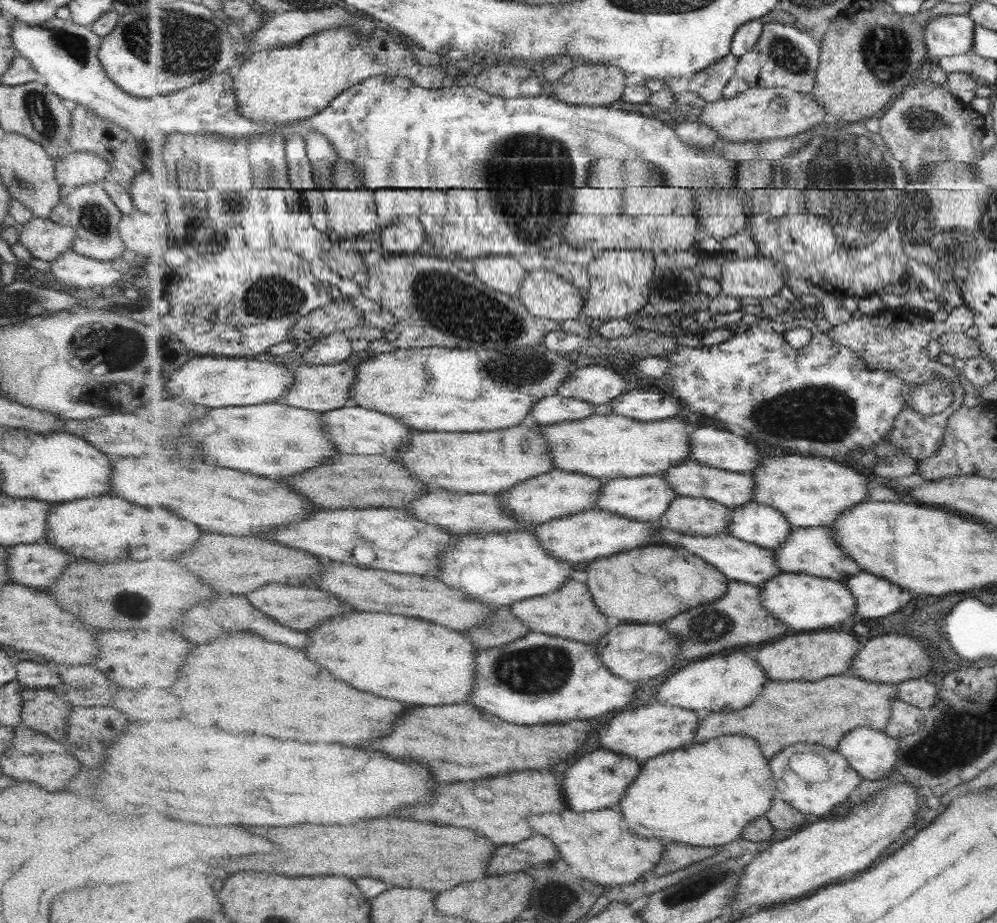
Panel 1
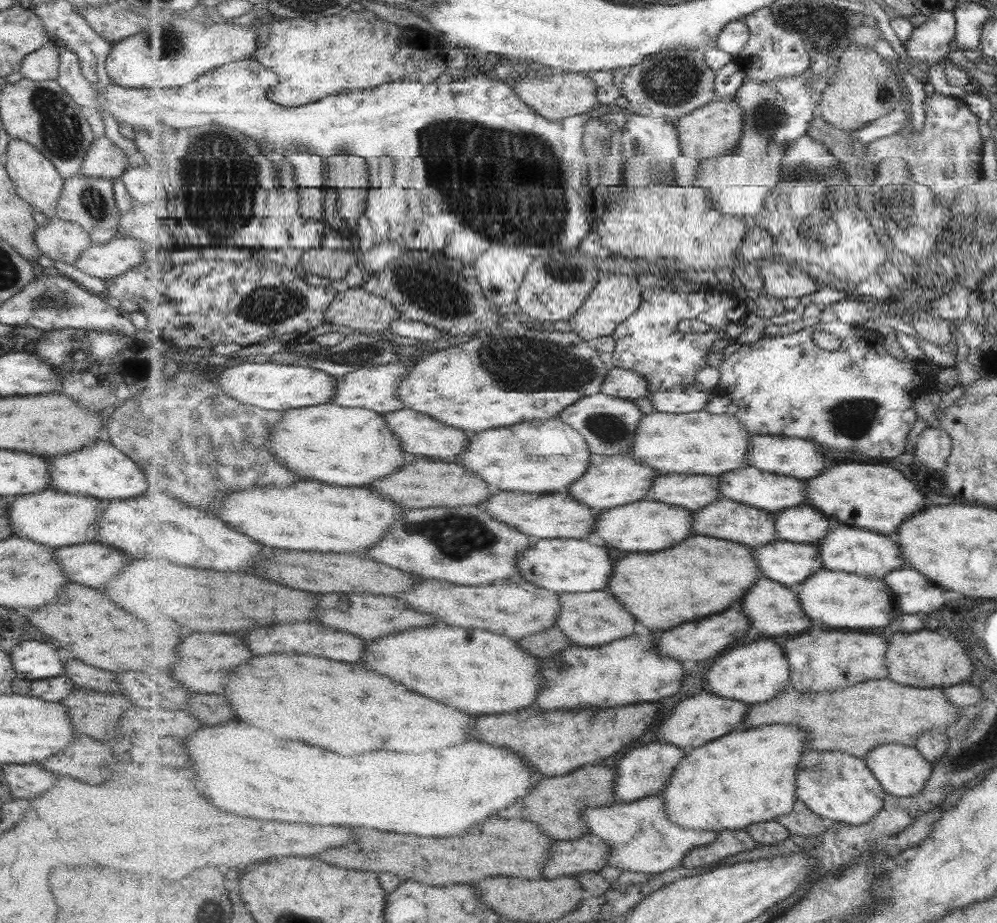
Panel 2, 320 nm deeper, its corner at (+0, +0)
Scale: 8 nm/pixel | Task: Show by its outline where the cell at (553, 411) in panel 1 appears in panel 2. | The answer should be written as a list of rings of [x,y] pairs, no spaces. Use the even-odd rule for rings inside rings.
[[[601,391],[593,396],[585,395],[580,398],[558,417],[563,422],[569,423],[586,438],[592,454],[613,456],[627,454],[633,450],[635,437],[644,414],[633,402],[609,396]]]

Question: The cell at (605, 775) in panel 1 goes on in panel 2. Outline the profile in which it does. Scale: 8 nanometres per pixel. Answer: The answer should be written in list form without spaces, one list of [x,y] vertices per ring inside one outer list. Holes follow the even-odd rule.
[[[653,742],[653,744],[635,748],[629,754],[625,754],[625,758],[622,758],[615,768],[618,774],[614,788],[616,800],[630,803],[645,797],[661,795],[669,781],[672,780],[677,765],[684,760],[686,753],[686,750],[674,744]]]

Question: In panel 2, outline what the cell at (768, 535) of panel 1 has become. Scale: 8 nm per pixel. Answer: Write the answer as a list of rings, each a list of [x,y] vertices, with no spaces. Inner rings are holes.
[[[803,504],[776,513],[776,529],[779,539],[817,545],[833,527],[827,515],[816,506]]]

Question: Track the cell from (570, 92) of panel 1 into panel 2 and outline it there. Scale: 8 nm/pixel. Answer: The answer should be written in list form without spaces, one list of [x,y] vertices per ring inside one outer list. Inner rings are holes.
[[[555,71],[552,75],[544,77],[518,78],[512,82],[512,86],[523,102],[527,102],[537,114],[549,120],[563,120],[590,113],[591,108],[599,105],[599,86],[587,73]]]

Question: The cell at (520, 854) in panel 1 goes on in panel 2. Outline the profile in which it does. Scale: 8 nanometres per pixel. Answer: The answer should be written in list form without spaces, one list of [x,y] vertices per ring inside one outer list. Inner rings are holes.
[[[595,834],[571,841],[557,841],[547,862],[545,878],[571,877],[585,871],[598,872],[608,865],[611,848]]]

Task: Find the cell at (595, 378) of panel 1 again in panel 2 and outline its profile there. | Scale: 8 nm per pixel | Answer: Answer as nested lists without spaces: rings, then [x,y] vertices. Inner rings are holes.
[[[620,367],[611,368],[602,391],[609,396],[624,398],[627,401],[650,397],[652,394],[649,381],[643,375]]]

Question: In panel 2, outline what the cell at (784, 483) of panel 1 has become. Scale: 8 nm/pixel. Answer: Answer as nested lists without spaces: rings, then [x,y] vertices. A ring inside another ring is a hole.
[[[845,462],[826,468],[817,478],[805,482],[808,484],[806,504],[816,506],[831,523],[856,526],[894,540],[898,540],[898,530],[903,522],[929,507],[929,500],[921,488],[907,480],[903,472],[887,465]]]

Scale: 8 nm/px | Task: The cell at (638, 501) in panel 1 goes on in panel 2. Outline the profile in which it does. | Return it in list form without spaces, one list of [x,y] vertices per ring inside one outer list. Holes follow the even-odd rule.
[[[657,474],[651,492],[655,501],[695,511],[722,498],[719,485],[720,480],[710,475]]]

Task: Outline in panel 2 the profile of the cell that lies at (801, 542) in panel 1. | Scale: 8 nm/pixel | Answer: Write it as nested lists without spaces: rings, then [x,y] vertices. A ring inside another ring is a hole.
[[[834,524],[829,534],[817,544],[827,569],[883,579],[894,570],[907,567],[900,546],[891,537],[846,524]]]

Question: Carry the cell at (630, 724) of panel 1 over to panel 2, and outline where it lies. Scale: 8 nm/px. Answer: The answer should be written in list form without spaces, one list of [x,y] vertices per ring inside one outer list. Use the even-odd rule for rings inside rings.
[[[701,692],[695,698],[687,698],[671,710],[669,716],[663,719],[659,726],[658,740],[665,740],[669,744],[681,747],[687,752],[691,749],[707,745],[708,742],[726,734],[743,728],[746,716],[748,715],[750,705],[746,702],[733,700],[732,698],[723,698],[715,693],[709,694]]]

